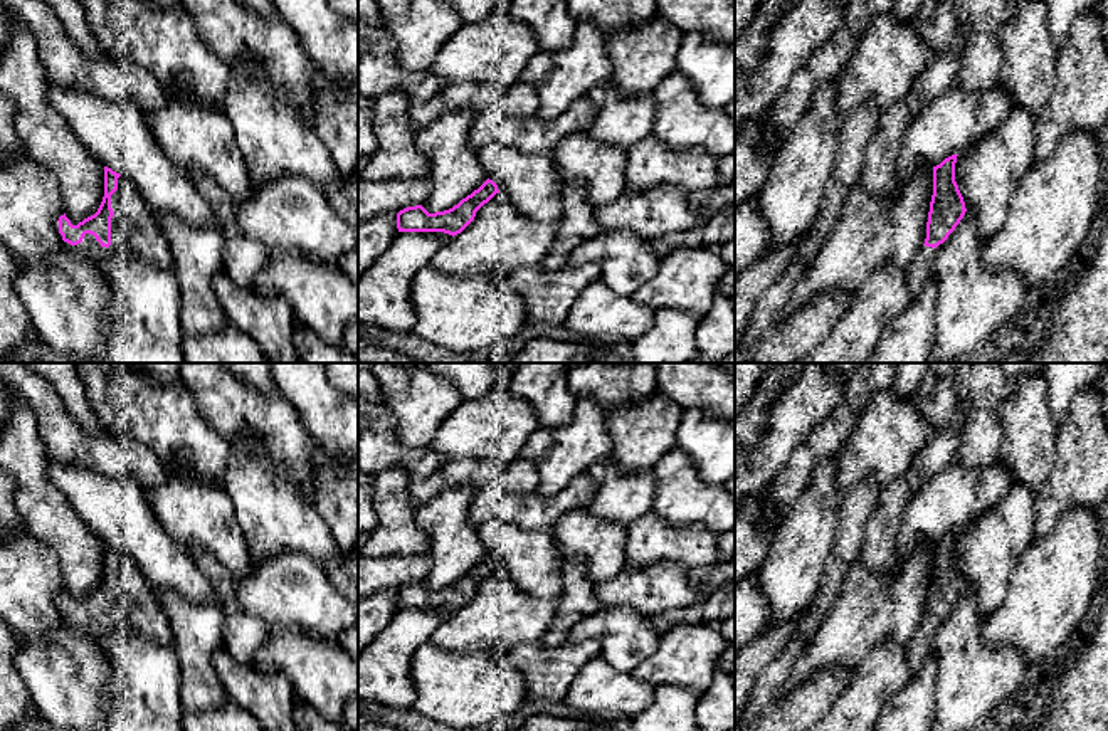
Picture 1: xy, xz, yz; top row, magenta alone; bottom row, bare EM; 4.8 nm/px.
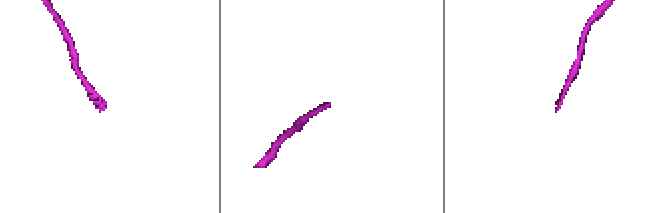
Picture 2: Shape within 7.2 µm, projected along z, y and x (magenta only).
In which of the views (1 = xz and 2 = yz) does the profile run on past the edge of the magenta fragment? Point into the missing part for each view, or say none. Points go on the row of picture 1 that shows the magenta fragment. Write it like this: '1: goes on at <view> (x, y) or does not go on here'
1: does not go on here
2: does not go on here

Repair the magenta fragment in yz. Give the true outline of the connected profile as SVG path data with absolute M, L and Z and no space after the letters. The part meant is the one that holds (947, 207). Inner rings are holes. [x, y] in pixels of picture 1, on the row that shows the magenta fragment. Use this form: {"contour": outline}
{"contour": "M958 155L945 158L933 166L933 195L926 222L926 247L943 244L963 218L967 208L955 181L955 163Z"}

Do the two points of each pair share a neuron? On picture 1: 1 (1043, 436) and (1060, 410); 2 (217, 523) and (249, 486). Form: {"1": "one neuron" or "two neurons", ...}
{"1": "two neurons", "2": "two neurons"}

